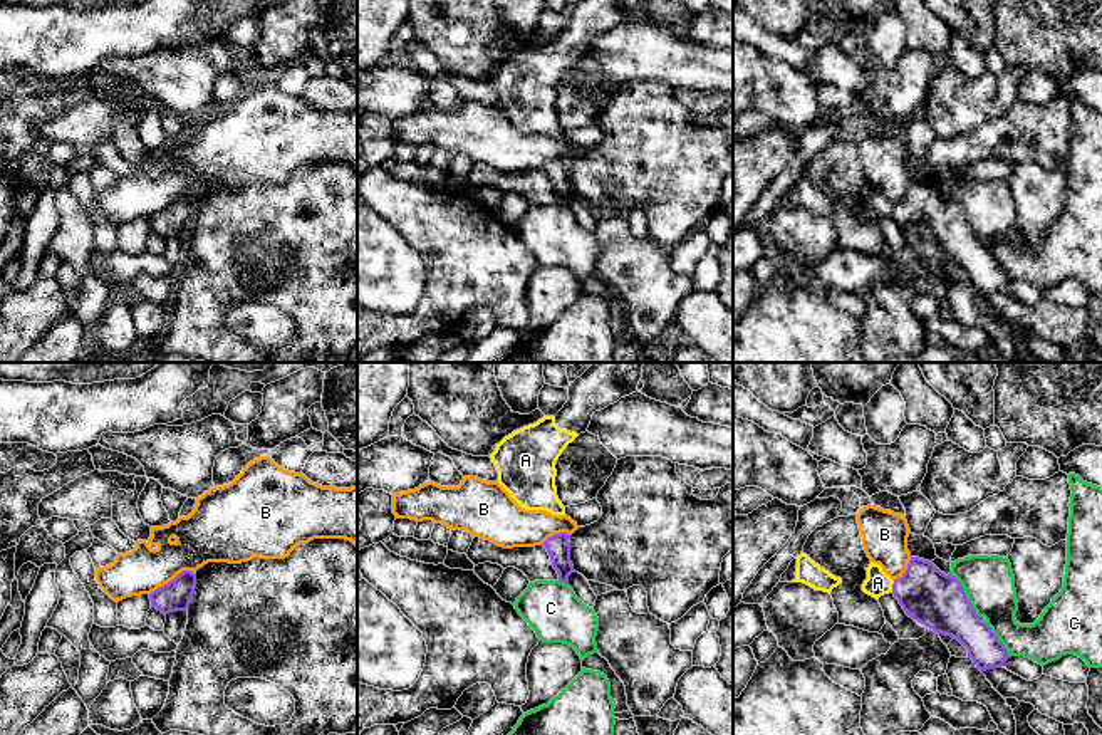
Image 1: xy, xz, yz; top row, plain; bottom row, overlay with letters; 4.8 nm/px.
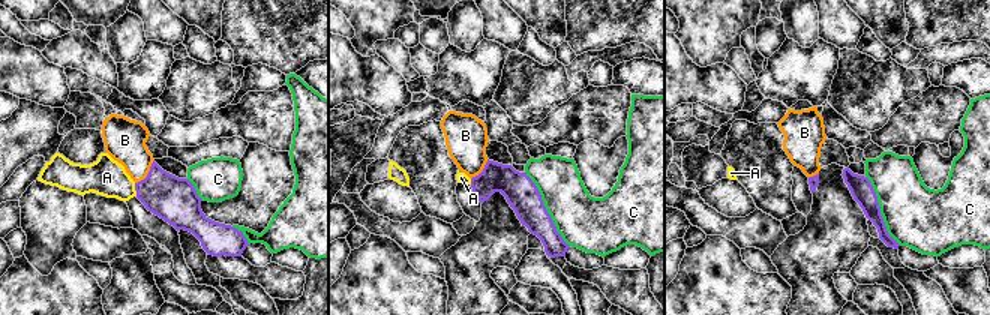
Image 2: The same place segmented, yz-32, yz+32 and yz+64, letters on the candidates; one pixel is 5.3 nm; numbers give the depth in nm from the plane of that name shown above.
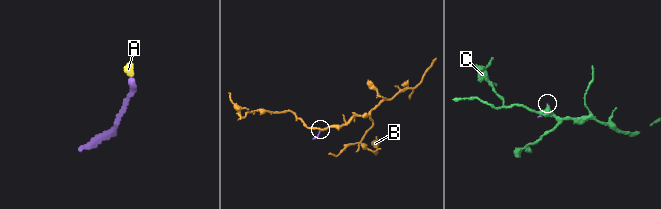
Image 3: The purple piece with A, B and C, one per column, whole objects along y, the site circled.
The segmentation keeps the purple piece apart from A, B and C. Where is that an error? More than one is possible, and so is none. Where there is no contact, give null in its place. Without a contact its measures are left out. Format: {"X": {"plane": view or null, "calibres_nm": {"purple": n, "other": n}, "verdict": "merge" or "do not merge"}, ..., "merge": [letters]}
{"A": {"plane": "yz", "calibres_nm": {"purple": 260, "other": 120}, "verdict": "merge"}, "B": {"plane": "xy", "calibres_nm": {"purple": 150, "other": 240}, "verdict": "do not merge"}, "C": {"plane": "yz", "calibres_nm": {"purple": 260, "other": 240}, "verdict": "do not merge"}, "merge": ["A"]}

